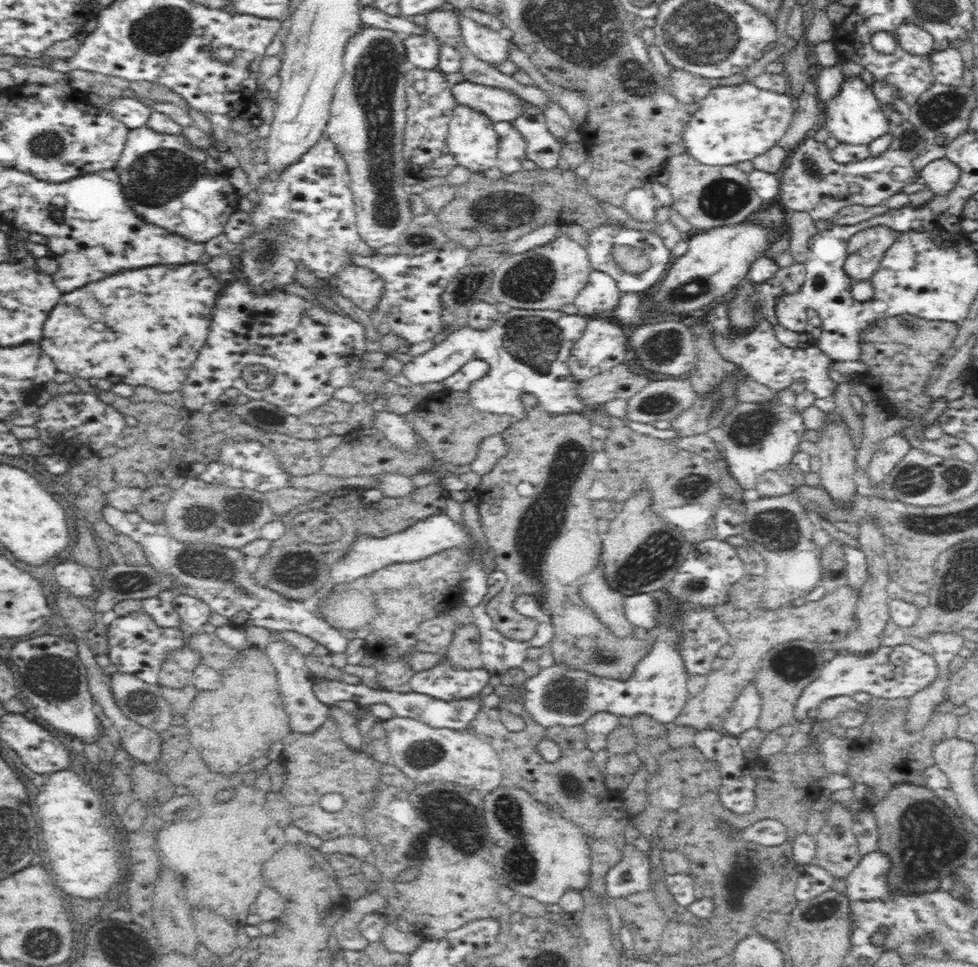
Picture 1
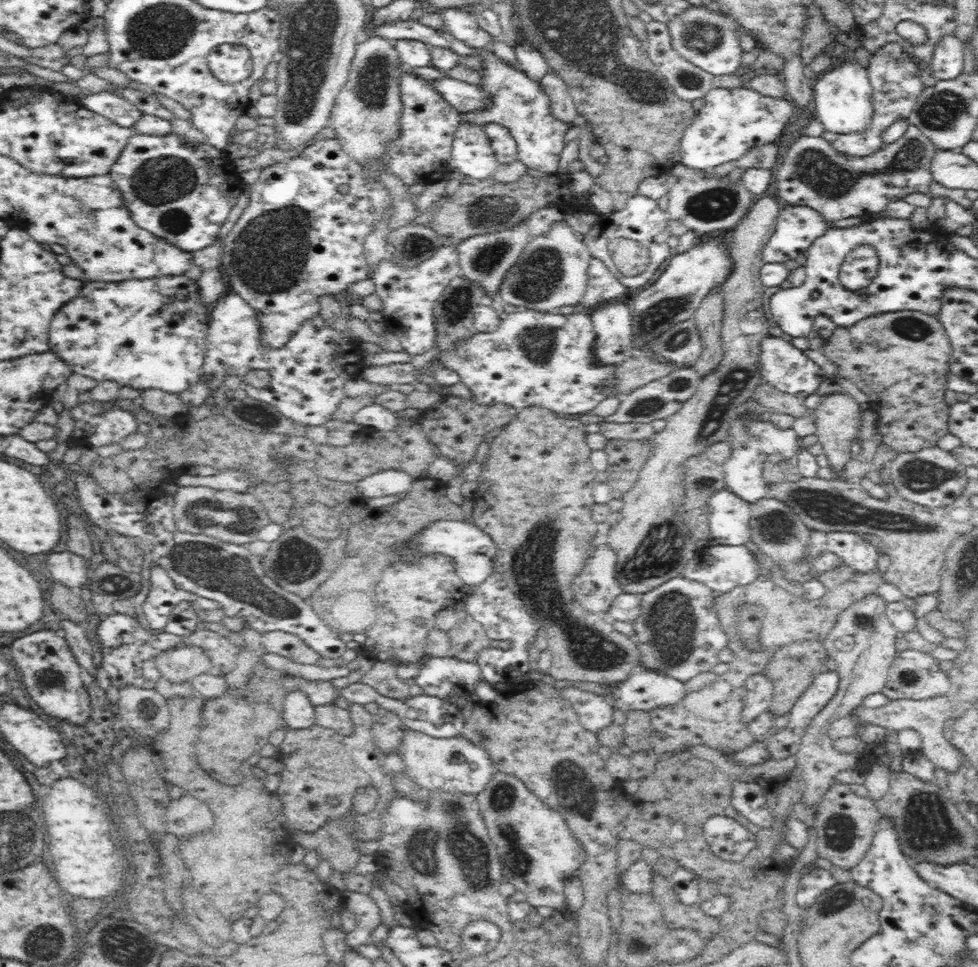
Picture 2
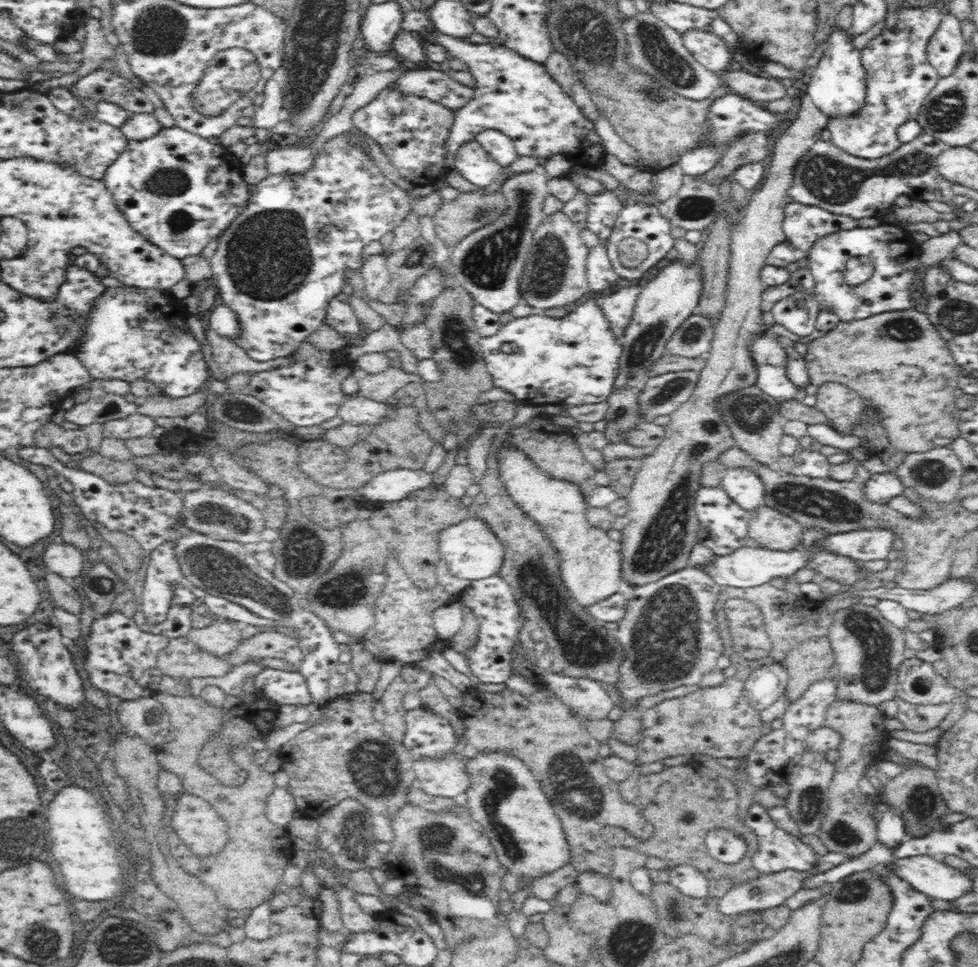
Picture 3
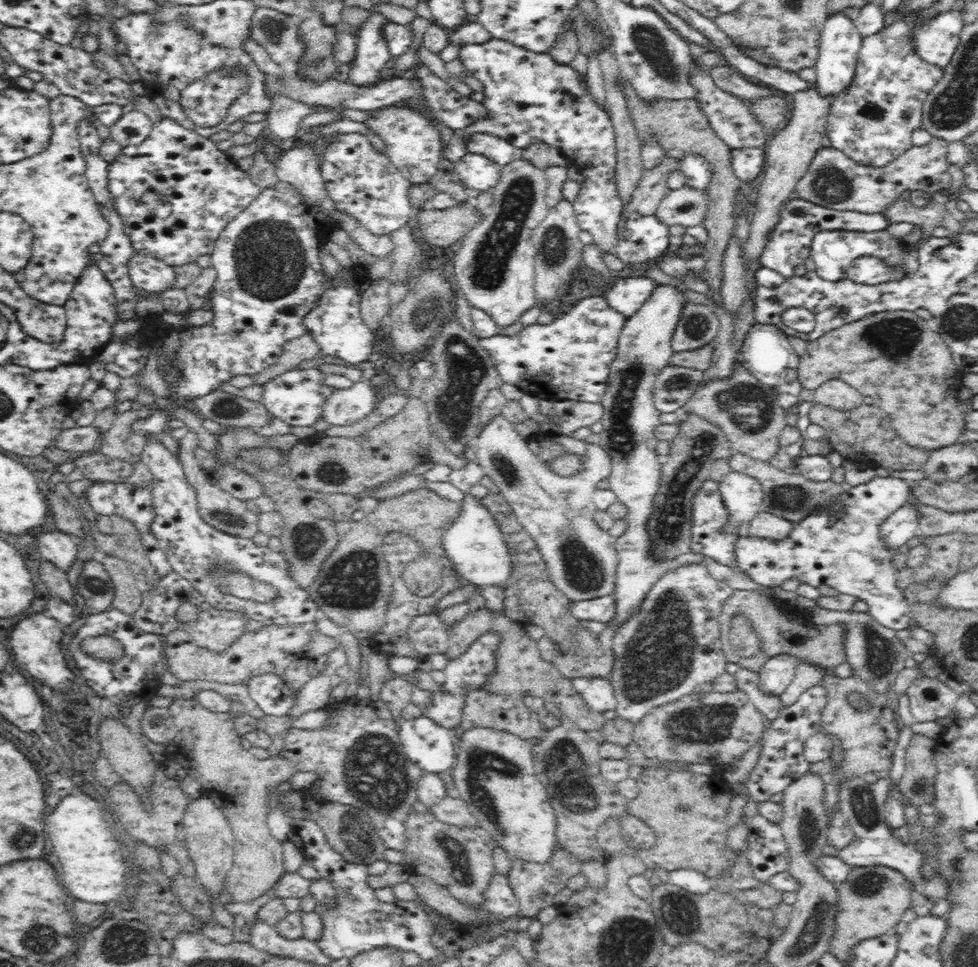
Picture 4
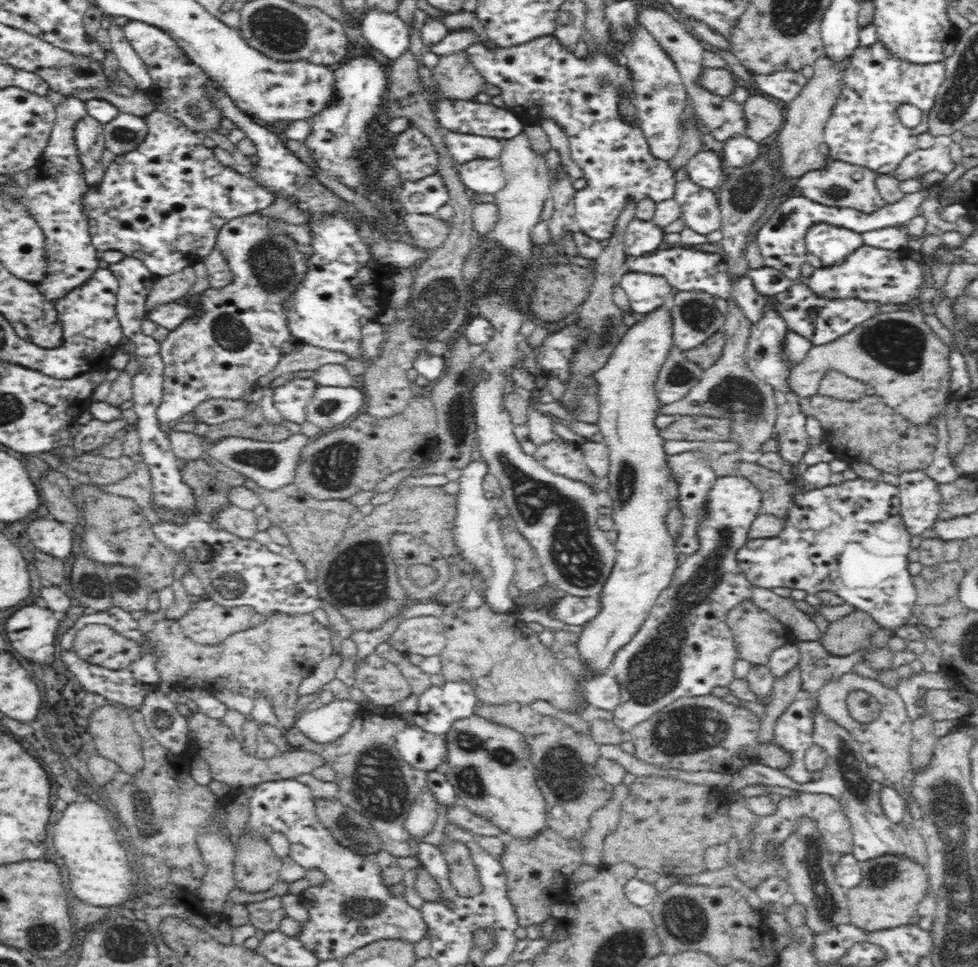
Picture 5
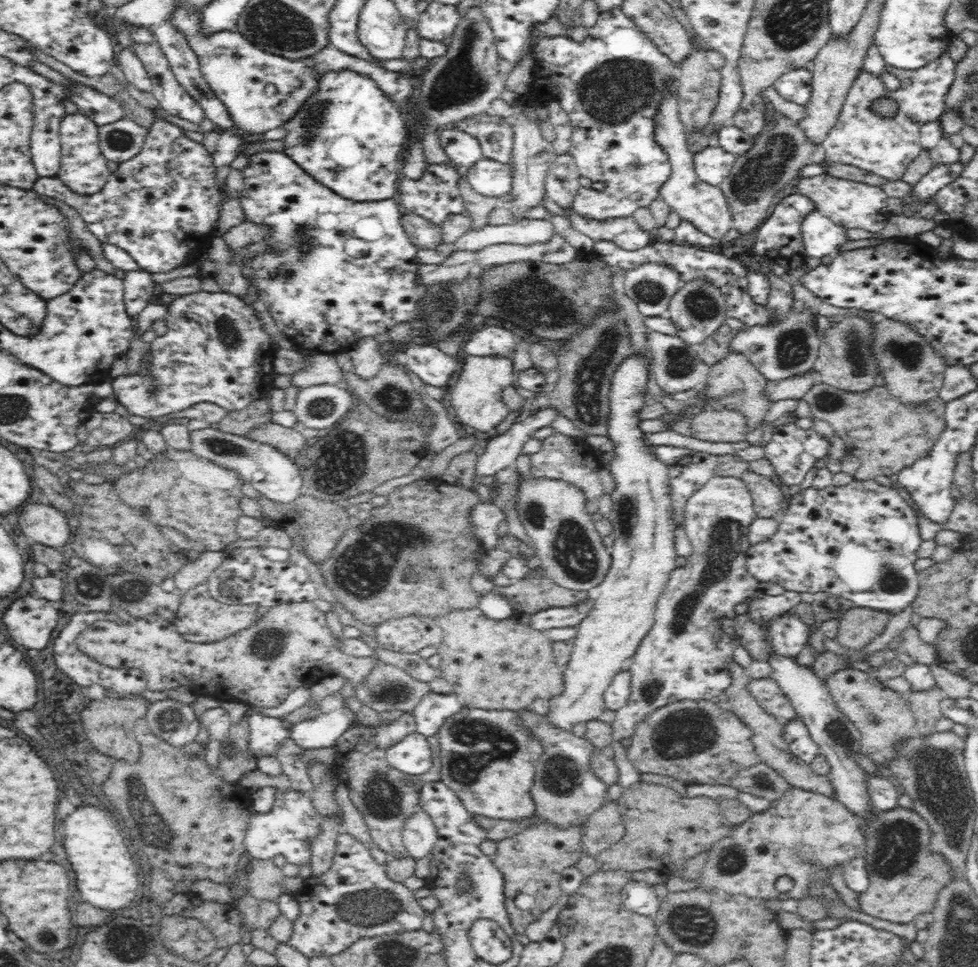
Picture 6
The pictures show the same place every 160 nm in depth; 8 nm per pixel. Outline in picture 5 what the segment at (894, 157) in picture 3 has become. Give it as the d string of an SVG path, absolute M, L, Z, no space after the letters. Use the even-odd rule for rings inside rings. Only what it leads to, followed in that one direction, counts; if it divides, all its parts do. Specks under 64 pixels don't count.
M951 136L935 138L935 144L931 148L919 148L910 152L910 155L906 155L891 174L904 182L908 179L920 179L926 172L932 170L938 170L942 174L952 172L955 164L950 159L950 145L953 143ZM830 158L824 168L807 172L795 180L794 185L798 186L802 196L818 202L818 204L838 208L854 208L854 210L870 214L887 205L877 189L876 180L878 176L878 173L866 167L859 167Z

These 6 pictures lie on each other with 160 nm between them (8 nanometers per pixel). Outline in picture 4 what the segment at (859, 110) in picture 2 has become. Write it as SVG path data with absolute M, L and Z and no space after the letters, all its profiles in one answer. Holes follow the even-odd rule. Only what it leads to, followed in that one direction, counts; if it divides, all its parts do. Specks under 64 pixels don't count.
M844 12L828 17L818 36L817 46L819 48L816 70L815 88L822 96L827 96L831 100L836 95L842 94L846 88L852 85L855 78L858 53L863 44L863 37L856 29L853 20L844 16Z

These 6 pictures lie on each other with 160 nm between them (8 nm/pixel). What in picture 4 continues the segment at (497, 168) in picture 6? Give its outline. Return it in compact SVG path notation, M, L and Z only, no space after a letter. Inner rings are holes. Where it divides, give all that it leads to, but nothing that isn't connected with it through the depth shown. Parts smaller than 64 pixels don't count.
M467 153L455 163L455 172L465 187L488 191L498 184L501 165L484 156Z

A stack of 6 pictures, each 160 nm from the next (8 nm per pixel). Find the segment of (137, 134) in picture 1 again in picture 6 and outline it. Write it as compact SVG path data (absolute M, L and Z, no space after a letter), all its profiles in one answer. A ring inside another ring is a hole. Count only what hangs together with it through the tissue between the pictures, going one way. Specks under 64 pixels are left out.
M156 117L149 130L150 132L147 132L142 152L134 156L133 159L119 163L118 169L113 173L110 173L104 188L102 188L100 192L93 195L78 195L78 193L72 191L70 187L64 185L58 176L39 176L36 179L36 182L34 182L32 189L38 195L58 198L58 200L65 202L68 206L75 208L78 214L80 214L80 216L84 219L84 222L86 222L88 230L90 230L90 232L92 232L92 234L94 234L101 243L114 244L118 246L118 248L122 248L122 250L125 250L138 263L139 268L154 274L155 272L168 272L169 270L178 268L178 266L193 264L196 254L202 254L202 252L209 250L211 239L215 236L213 231L216 228L216 224L218 224L218 218L220 218L220 208L222 204L228 200L228 191L225 187L224 191L222 191L222 189L218 189L218 183L216 183L216 167L214 167L214 163L212 163L213 154L208 152L202 143L198 144L198 142L190 140L190 138L184 134L182 127L173 124L168 120Z

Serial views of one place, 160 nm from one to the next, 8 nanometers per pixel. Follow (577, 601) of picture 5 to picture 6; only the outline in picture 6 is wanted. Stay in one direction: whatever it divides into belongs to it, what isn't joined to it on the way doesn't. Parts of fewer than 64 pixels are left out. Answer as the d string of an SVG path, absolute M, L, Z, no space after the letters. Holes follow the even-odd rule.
M582 602L578 604L578 606L574 607L567 606L548 608L533 614L530 626L534 630L538 630L545 634L553 628L577 628L580 625L580 622L583 622L584 618L588 616L589 609L590 602L588 604Z

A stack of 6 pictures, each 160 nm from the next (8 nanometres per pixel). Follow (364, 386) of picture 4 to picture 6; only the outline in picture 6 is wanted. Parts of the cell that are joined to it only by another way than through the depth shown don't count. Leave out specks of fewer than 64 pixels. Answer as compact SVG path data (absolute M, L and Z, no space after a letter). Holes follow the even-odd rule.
M316 384L300 389L293 413L308 428L333 427L348 414L356 398L350 389L334 384Z

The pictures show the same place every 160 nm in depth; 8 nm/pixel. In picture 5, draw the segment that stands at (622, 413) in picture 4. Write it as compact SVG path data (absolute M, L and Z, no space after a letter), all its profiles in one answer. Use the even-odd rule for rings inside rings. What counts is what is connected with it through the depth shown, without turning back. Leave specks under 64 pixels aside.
M660 307L655 311L649 312L647 315L644 315L642 318L637 319L636 323L628 327L626 334L622 336L620 342L616 345L614 352L612 352L612 356L606 361L606 364L600 370L595 372L595 379L599 384L599 417L596 422L598 431L603 436L603 443L607 446L609 450L609 471L608 471L608 479L610 480L610 488L608 488L607 492L612 497L612 506L611 509L613 513L610 517L614 520L614 530L618 532L618 541L613 544L615 550L617 551L617 556L615 559L615 564L608 576L608 580L604 583L601 594L598 596L600 599L600 612L598 612L598 616L596 616L592 621L586 622L583 625L582 634L579 636L579 640L577 642L577 649L580 655L580 659L582 659L582 663L586 663L584 668L584 674L580 677L576 677L576 685L575 691L578 691L578 695L580 698L585 700L585 694L583 694L583 684L588 680L594 678L596 675L600 675L602 670L611 665L613 661L614 655L616 651L619 651L620 648L624 647L625 644L628 644L630 640L633 640L634 636L638 633L638 630L642 628L642 624L648 620L648 616L650 616L650 611L654 604L657 603L658 596L661 595L661 592L671 583L673 579L675 571L679 568L679 563L677 560L677 548L675 547L674 538L670 537L670 533L668 533L668 529L666 529L666 514L670 512L670 508L672 506L676 506L679 500L679 495L677 492L677 482L673 480L671 469L668 466L668 455L664 451L664 443L665 439L660 436L659 429L656 427L654 420L659 415L658 410L660 410L661 402L656 394L655 382L658 378L659 372L666 362L666 358L668 358L668 354L670 354L670 348L673 346L673 330L672 330L672 317L670 316L670 311L666 310L664 307ZM752 586L751 599L776 621L784 624L796 641L819 641L820 628L812 622L808 614L796 608L788 597L778 596L772 589Z

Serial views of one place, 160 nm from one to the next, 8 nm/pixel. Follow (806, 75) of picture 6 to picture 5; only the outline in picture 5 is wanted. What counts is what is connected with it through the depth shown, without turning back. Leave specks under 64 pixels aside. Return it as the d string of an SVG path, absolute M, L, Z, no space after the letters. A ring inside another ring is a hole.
M784 70L768 76L750 73L750 77L761 92L785 105L794 100L807 84L806 78L799 71Z

